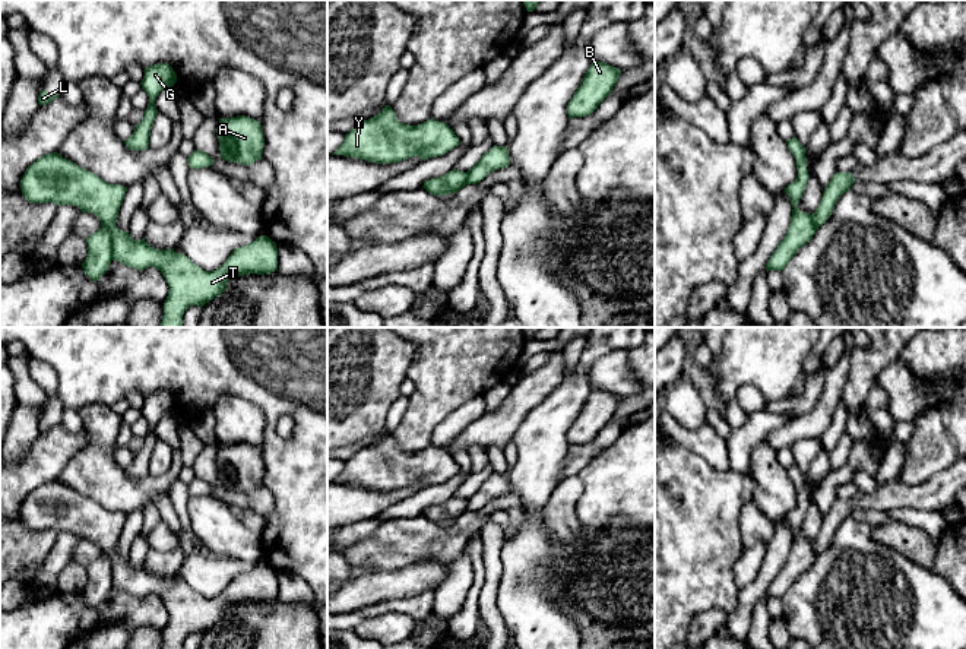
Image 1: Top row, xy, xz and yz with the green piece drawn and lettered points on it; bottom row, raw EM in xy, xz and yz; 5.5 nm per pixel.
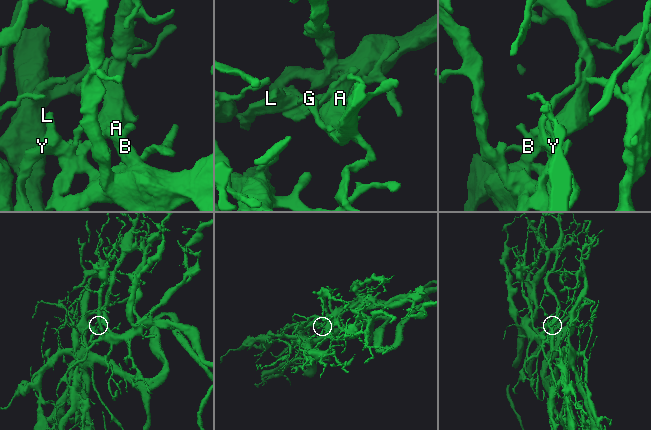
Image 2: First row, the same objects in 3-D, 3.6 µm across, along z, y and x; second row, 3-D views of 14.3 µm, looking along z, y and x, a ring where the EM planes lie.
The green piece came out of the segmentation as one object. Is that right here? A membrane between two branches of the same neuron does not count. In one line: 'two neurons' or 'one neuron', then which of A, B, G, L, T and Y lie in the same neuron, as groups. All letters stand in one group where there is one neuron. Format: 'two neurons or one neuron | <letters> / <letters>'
two neurons | A B G / L T Y

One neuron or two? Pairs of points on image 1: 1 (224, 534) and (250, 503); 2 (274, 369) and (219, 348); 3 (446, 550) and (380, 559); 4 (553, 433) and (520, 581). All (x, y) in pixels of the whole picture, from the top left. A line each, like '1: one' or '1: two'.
1: two
2: one
3: one
4: one

